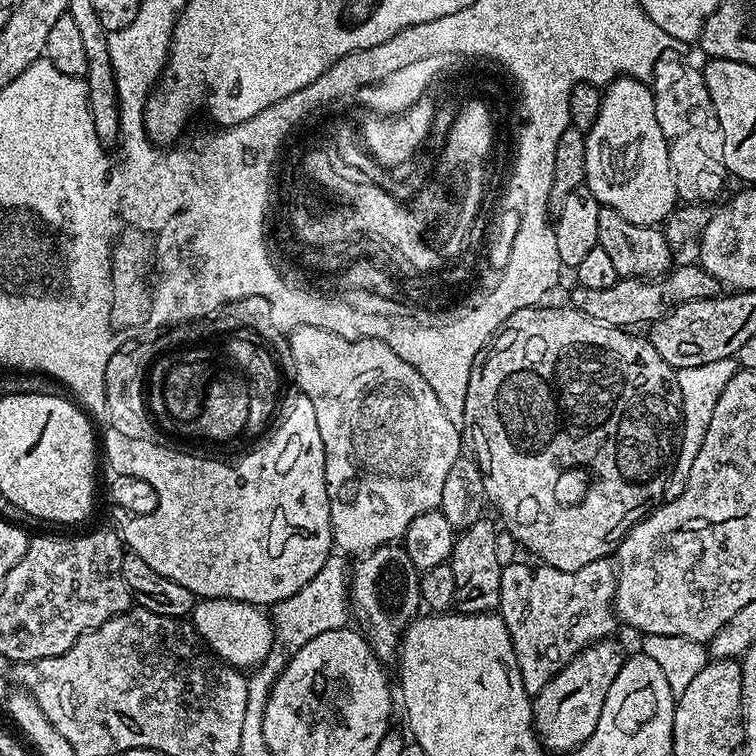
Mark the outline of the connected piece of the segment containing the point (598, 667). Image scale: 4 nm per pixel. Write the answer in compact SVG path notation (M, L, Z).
M605 638L584 648L562 670L558 670L540 692L535 693L532 724L545 749L552 751L553 748L556 752L568 754L574 748L581 748L590 734L594 734L594 726L598 726L598 718L602 718L606 694L610 694L610 686L614 686L614 678L626 659L626 652L614 641Z

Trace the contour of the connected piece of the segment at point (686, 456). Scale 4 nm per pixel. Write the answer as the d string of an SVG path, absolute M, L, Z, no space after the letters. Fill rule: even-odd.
M733 357L722 358L721 361L709 362L706 365L692 366L689 369L677 371L676 381L678 382L678 390L680 391L680 397L682 398L682 406L680 407L682 427L678 433L676 462L672 465L668 484L664 488L664 494L668 500L678 498L682 494L682 490L690 478L690 466L694 466L694 458L698 458L698 450L702 446L702 438L706 438L706 426L710 426L710 418L714 414L714 406L718 406L718 398L722 394L726 382L730 382L730 378L734 378L736 371L738 371L738 365Z

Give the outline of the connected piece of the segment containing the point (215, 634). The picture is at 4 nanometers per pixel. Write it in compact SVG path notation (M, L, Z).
M201 599L192 607L190 623L196 629L196 635L219 659L234 668L252 670L264 662L267 652L271 649L272 622L267 611L255 604L244 604L241 600L205 600Z

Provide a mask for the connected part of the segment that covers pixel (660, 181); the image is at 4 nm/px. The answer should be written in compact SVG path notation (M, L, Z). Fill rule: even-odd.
M617 76L603 89L594 126L585 135L584 184L601 206L618 210L626 222L638 226L663 225L678 206L668 143L658 126L652 89L632 76Z

